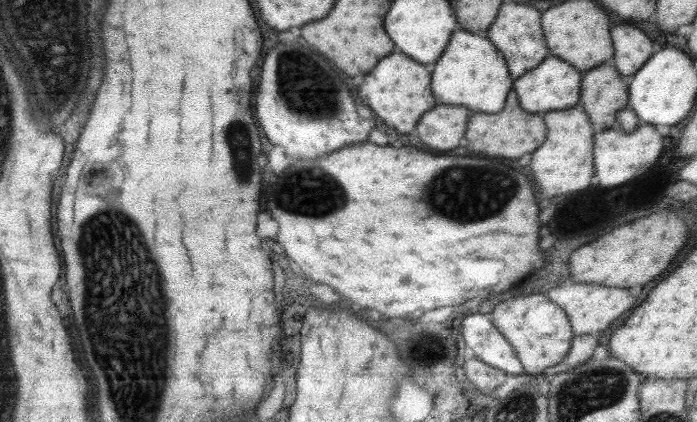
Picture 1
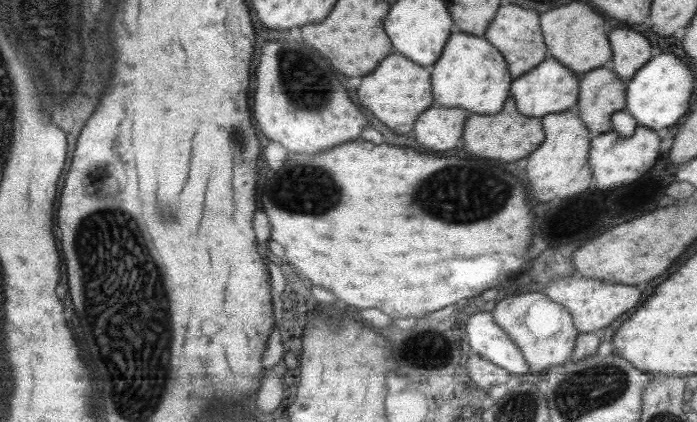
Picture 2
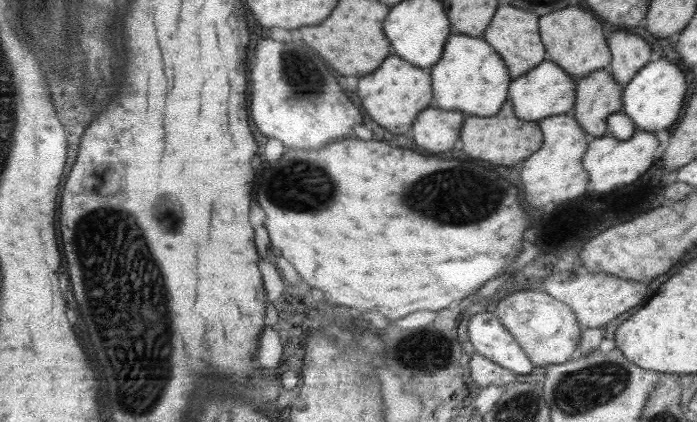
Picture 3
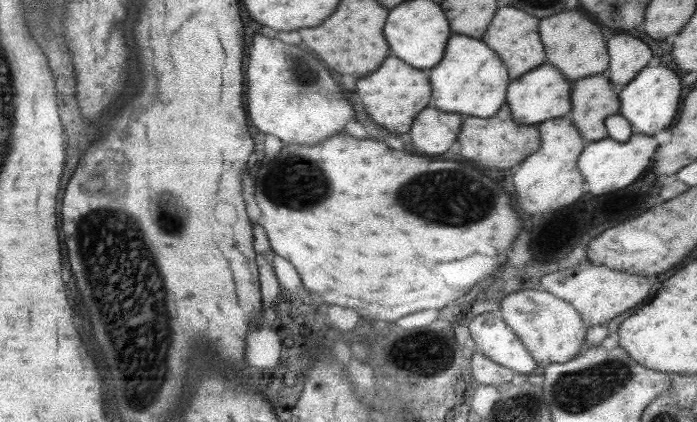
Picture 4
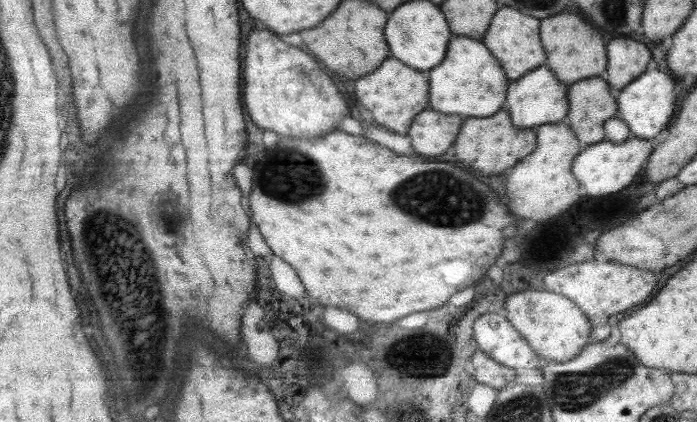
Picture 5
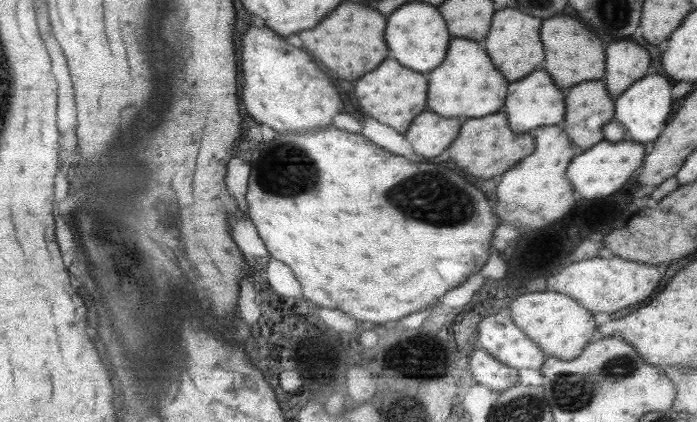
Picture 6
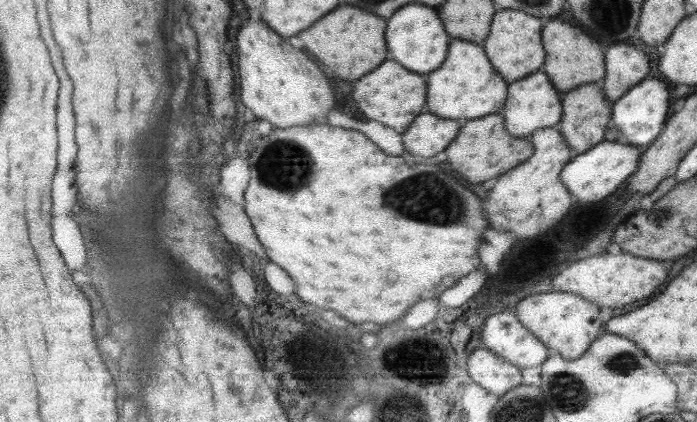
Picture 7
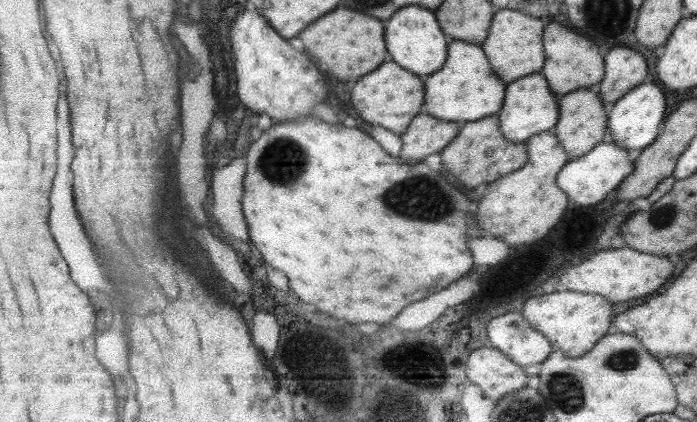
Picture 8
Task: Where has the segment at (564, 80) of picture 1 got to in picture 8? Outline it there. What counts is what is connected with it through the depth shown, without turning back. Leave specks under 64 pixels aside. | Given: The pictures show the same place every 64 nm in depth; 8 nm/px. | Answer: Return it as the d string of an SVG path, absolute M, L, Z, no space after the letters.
M540 72L516 78L505 85L503 106L496 116L503 138L511 142L524 142L534 134L553 130L559 116L558 97L549 91L547 80Z

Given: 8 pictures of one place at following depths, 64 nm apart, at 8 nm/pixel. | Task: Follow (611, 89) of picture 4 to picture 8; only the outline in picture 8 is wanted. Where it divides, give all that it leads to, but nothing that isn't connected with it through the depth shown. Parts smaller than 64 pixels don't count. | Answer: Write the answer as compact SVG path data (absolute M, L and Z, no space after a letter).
M587 88L569 92L558 97L559 116L553 128L555 138L559 140L561 148L565 150L568 160L579 158L587 154L597 143L603 141L607 130L607 108L602 104L597 92Z

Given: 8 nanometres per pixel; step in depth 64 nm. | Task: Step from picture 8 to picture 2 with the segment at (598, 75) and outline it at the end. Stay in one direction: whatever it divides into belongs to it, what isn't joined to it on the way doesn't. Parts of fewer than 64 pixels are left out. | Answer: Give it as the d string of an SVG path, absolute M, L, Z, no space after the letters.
M569 2L559 8L551 8L539 14L539 26L543 32L546 50L557 62L567 66L571 72L582 76L590 70L605 66L612 59L609 40L605 36L605 20L591 6L583 2Z

